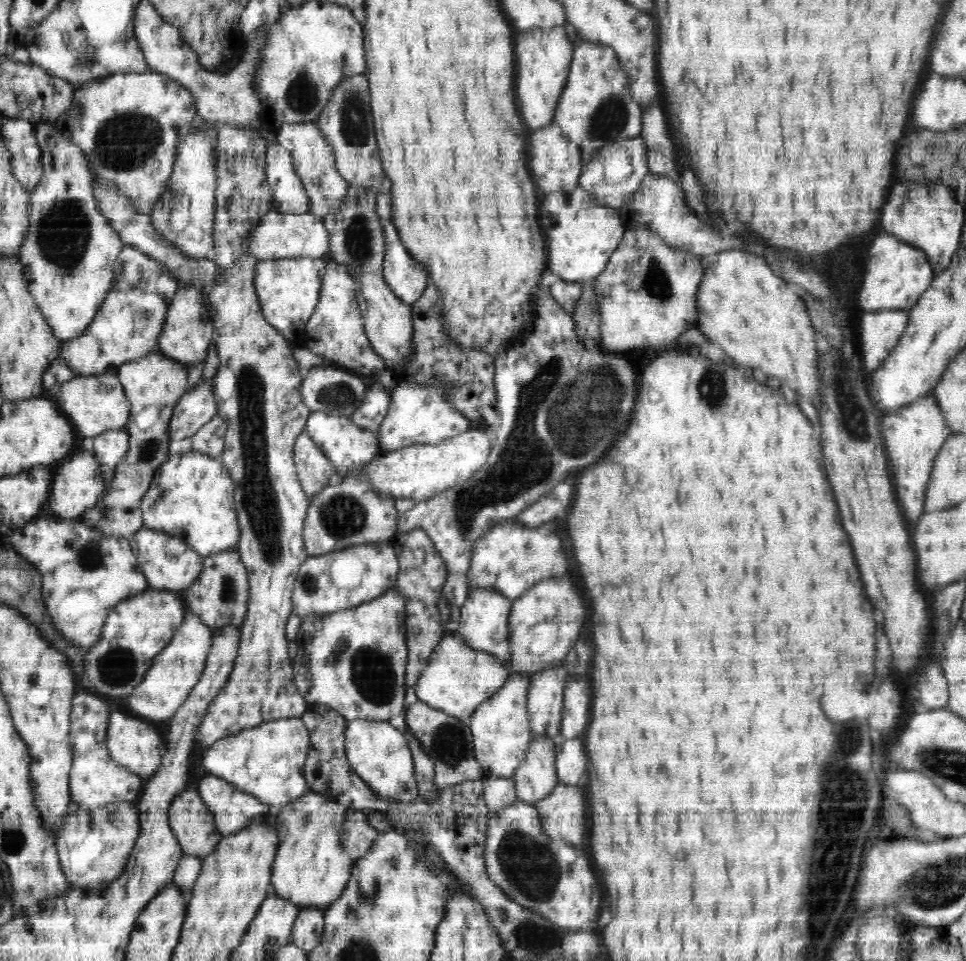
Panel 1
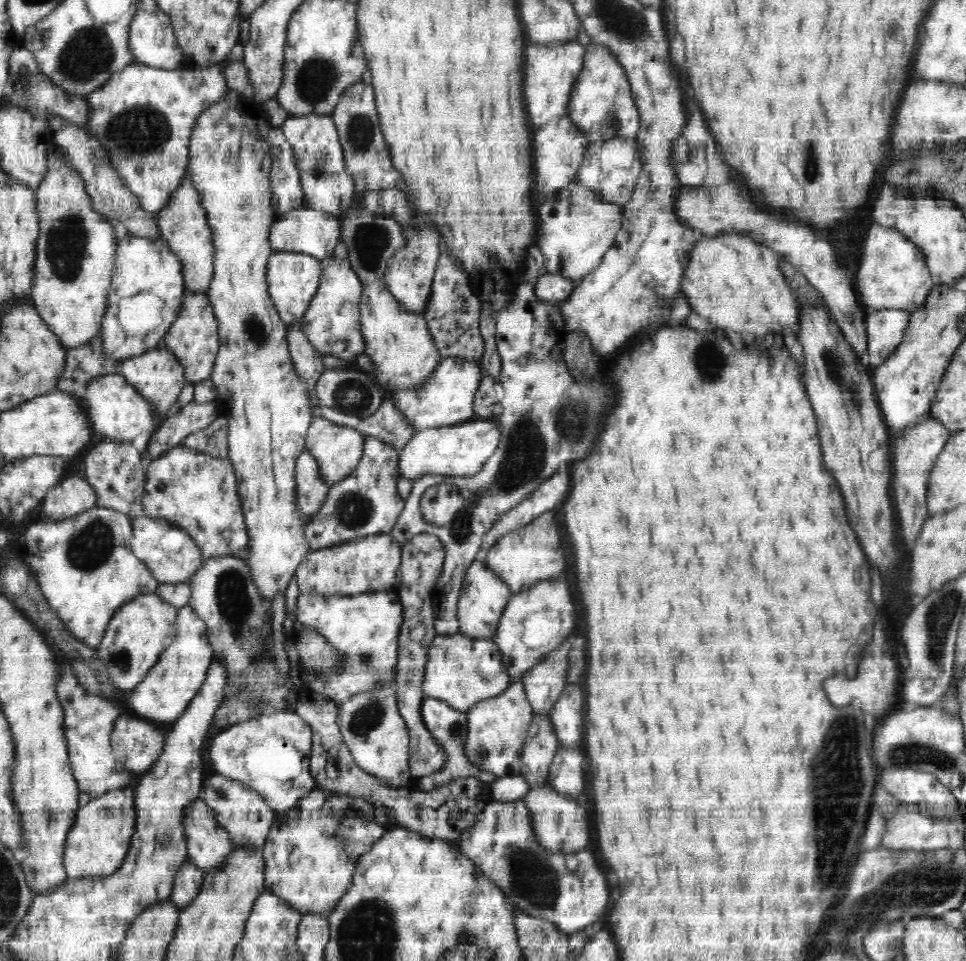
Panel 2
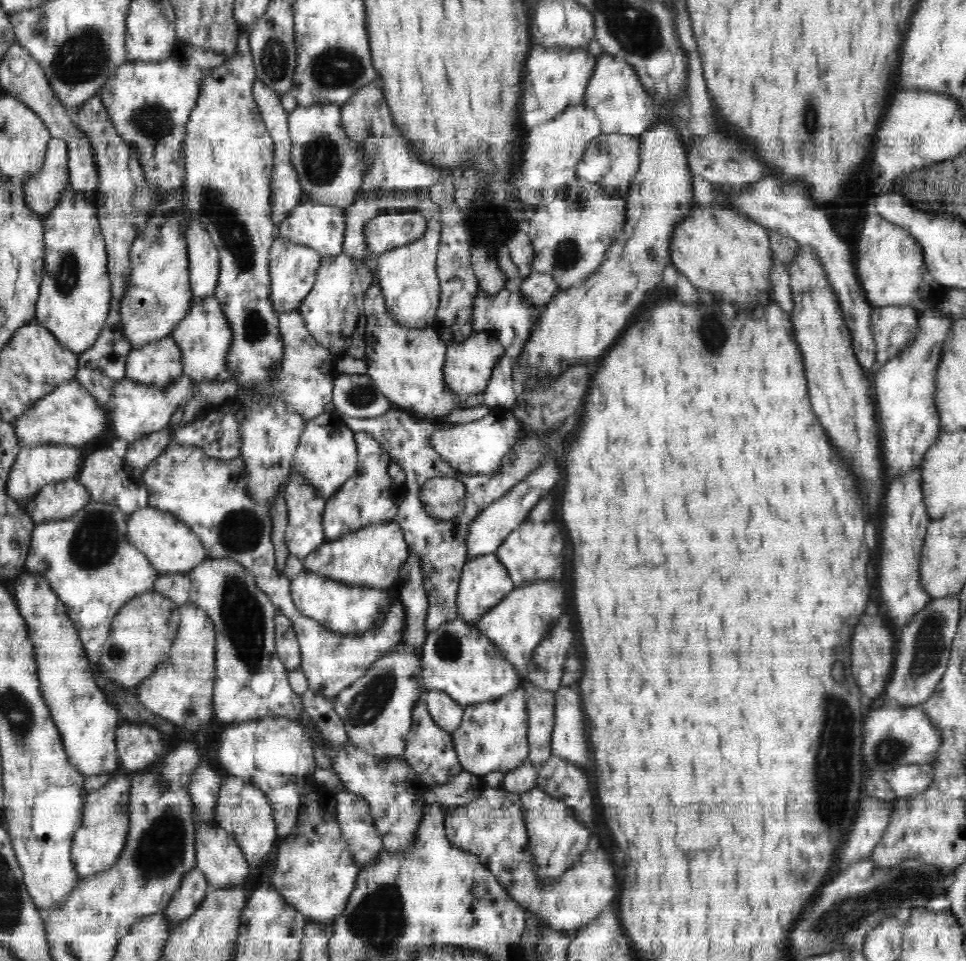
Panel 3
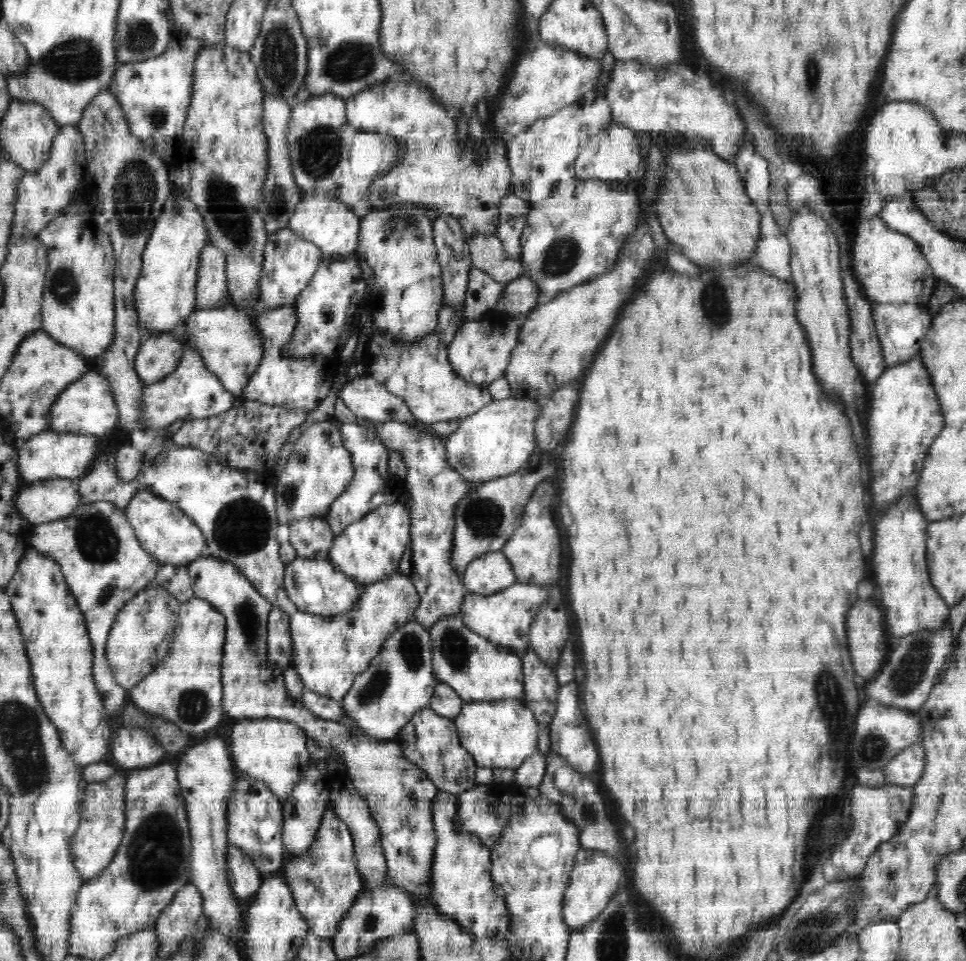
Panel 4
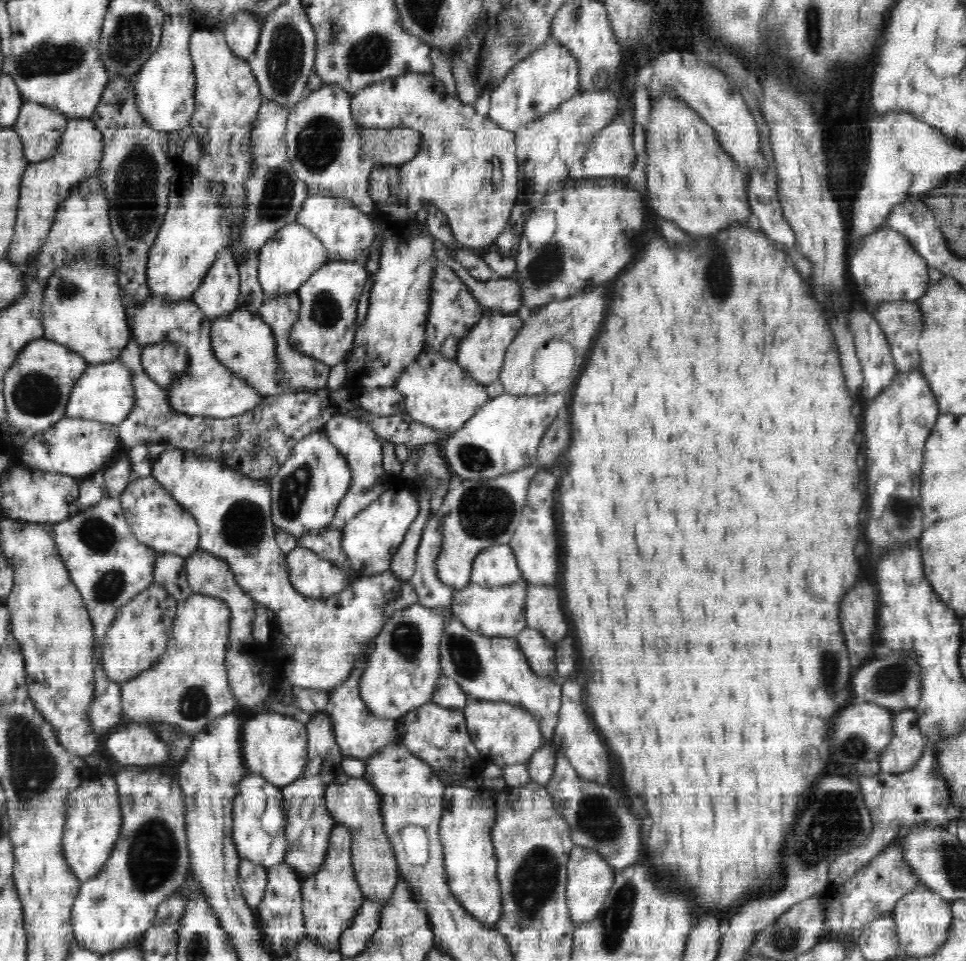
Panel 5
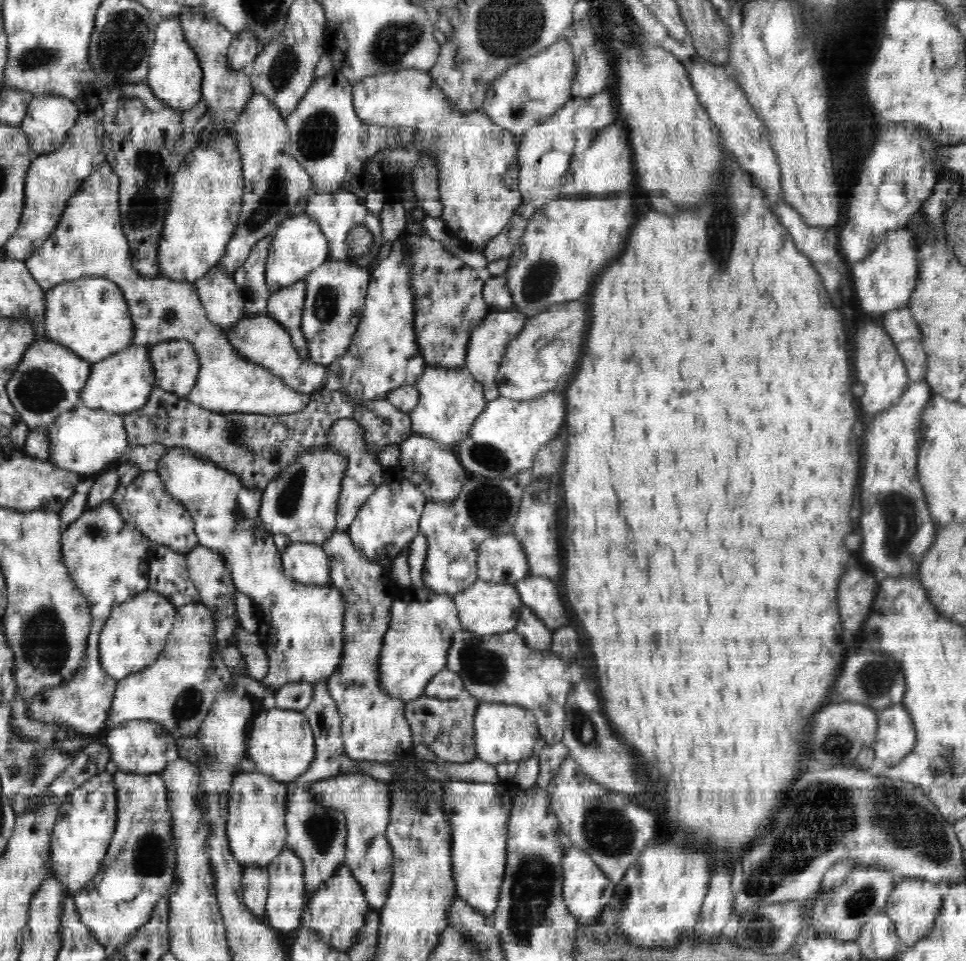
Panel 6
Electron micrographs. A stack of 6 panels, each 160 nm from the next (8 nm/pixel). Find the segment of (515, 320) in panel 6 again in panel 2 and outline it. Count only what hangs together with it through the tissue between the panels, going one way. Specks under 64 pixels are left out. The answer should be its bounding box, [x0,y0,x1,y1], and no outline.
[389,358,482,434]

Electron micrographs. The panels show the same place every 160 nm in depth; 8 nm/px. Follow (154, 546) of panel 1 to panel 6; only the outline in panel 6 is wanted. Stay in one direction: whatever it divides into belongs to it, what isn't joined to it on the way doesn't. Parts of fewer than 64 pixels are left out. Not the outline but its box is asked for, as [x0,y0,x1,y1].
[122,471,199,555]

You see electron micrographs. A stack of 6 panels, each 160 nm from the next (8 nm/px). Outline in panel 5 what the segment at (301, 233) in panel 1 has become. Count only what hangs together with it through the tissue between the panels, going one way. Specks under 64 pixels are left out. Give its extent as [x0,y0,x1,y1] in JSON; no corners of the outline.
[295,193,377,266]

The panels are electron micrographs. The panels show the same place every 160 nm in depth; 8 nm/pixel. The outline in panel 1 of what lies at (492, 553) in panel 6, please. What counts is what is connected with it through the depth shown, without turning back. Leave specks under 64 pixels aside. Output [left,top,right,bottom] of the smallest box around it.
[458,588,513,665]

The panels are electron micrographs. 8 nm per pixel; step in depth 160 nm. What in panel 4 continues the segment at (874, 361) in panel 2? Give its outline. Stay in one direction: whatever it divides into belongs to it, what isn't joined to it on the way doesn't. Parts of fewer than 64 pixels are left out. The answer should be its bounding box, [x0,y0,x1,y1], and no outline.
[872,303,933,367]

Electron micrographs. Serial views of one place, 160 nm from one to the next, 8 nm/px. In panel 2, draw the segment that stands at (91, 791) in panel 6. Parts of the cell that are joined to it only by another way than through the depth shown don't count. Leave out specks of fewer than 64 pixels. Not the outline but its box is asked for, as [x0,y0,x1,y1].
[63,788,135,878]

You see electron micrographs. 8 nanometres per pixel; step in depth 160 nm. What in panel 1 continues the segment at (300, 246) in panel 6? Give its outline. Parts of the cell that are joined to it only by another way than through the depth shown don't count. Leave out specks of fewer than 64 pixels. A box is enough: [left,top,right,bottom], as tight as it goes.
[253,257,327,342]

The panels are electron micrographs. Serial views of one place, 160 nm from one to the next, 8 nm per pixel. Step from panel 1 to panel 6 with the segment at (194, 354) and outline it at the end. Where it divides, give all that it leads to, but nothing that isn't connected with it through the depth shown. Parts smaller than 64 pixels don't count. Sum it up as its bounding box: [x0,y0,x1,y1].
[226,315,329,394]

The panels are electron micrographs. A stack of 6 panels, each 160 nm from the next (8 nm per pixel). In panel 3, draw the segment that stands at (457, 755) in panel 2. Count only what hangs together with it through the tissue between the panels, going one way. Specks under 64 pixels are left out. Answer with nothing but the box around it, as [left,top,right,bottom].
[424,690,465,736]

